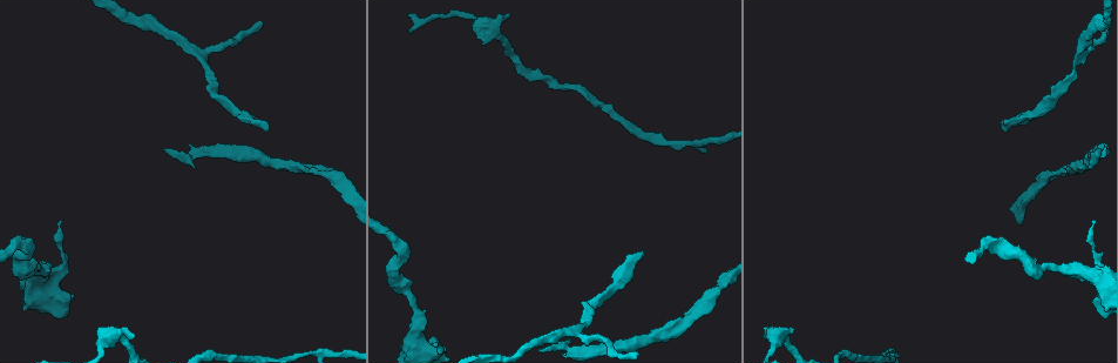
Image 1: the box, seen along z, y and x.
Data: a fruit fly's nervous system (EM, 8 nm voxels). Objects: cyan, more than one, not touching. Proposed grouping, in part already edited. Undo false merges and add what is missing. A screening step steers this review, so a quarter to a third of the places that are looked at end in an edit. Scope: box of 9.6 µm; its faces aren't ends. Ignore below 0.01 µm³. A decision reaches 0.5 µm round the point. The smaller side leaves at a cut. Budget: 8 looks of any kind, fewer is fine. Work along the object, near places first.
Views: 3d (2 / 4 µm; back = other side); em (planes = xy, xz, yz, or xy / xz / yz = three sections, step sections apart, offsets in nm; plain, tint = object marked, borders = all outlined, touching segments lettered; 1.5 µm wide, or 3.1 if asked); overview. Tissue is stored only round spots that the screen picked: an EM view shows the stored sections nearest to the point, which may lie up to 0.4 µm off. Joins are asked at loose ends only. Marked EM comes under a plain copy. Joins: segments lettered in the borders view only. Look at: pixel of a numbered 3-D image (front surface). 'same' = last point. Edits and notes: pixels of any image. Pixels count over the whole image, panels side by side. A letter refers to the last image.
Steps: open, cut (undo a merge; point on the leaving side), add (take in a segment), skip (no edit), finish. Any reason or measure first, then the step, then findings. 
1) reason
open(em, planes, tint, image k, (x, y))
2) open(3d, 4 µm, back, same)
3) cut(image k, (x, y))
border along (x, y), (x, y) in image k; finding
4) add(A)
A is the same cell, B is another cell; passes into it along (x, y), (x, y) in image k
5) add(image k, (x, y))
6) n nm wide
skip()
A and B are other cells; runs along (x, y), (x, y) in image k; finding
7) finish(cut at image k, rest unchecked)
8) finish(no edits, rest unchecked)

side arm on a straight run
open(3d, 4 µm, image 1, (1075, 66))

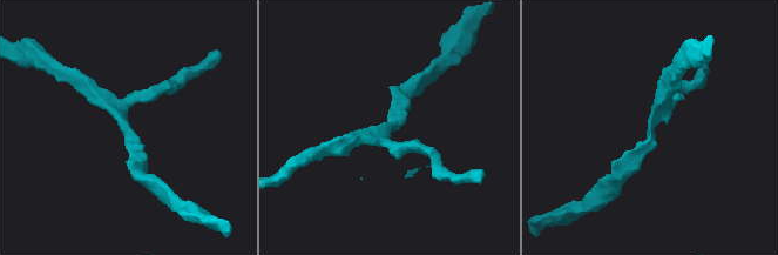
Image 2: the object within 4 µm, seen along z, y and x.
open(em, yz, step 4, tint, image 2, (389, 122))

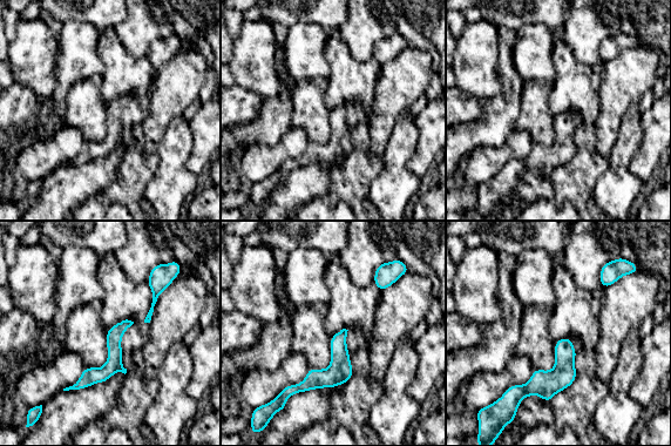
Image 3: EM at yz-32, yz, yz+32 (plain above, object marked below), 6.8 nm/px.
another direction
open(em, planes, borders, same)

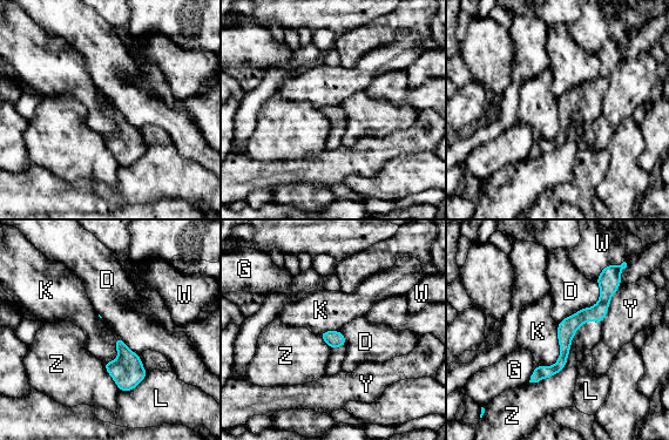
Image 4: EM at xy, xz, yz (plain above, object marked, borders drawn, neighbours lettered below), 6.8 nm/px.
80 nm wide
skip()
D, G, K, L, W, Y and Z are other cells; border along (558, 324), (559, 358), (538, 365) in image 4; continuous, no second cell

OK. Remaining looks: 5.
free end
open(em, planes, borders, image 1, (269, 129))

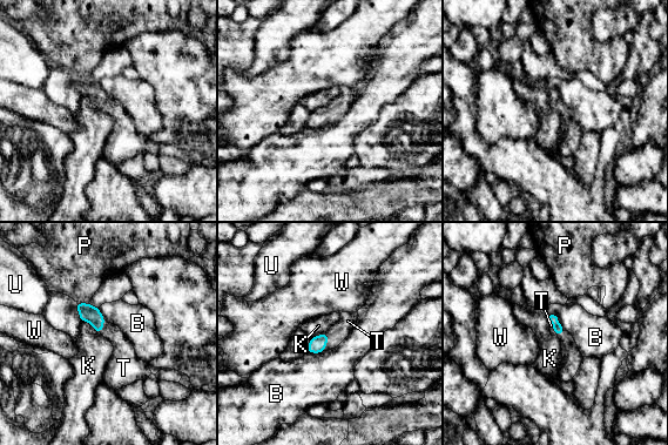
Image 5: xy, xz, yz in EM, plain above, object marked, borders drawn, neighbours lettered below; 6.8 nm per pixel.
add(T)
T is the same cell, B, K, P, U and W are other cells; passes into it along (317, 344), (326, 342), (338, 332) in image 5; the cell continues

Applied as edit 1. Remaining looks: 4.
open(em, xy, step 8, tint, image 1, (60, 222))

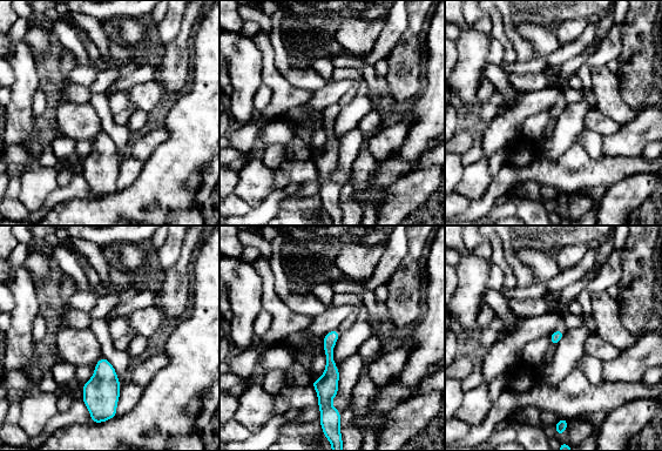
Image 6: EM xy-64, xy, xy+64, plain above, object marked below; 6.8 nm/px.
another direction
open(em, planes, borders, same)

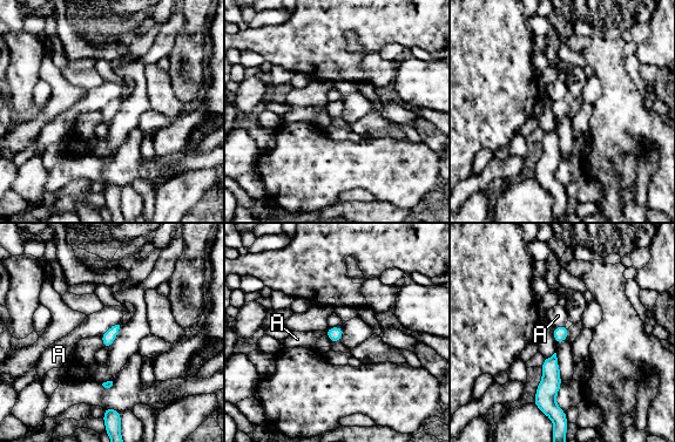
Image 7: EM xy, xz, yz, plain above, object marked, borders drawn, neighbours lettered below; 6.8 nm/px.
skip()
A is another cell; no lettered segment goes on from it

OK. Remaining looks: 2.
finish(add at image 5, rest unchecked)

